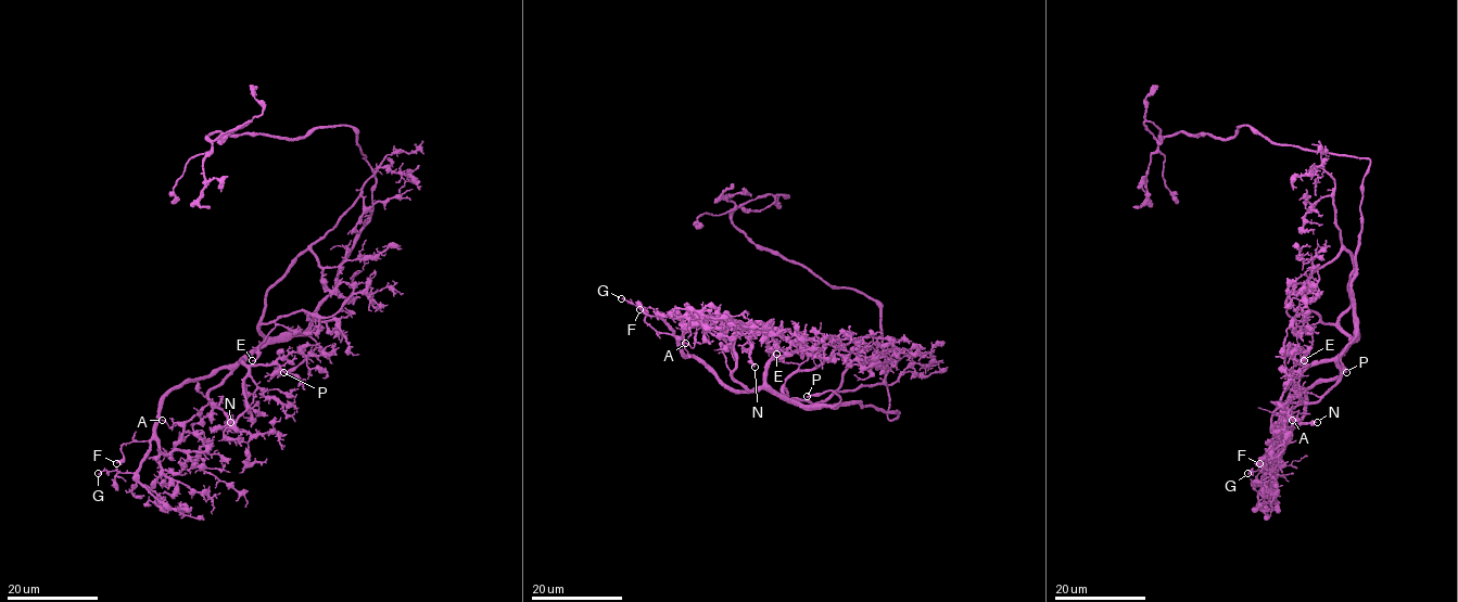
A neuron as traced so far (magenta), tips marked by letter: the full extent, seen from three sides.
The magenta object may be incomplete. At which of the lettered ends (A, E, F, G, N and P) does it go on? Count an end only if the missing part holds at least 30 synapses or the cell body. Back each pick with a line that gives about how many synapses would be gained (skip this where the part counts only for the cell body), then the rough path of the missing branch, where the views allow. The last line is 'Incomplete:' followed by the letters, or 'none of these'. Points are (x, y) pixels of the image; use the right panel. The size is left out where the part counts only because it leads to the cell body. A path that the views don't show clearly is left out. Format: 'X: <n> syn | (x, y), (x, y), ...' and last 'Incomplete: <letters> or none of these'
P: (1346, 372), (1345, 407), (1354, 412), (1361, 401)
Incomplete: P

